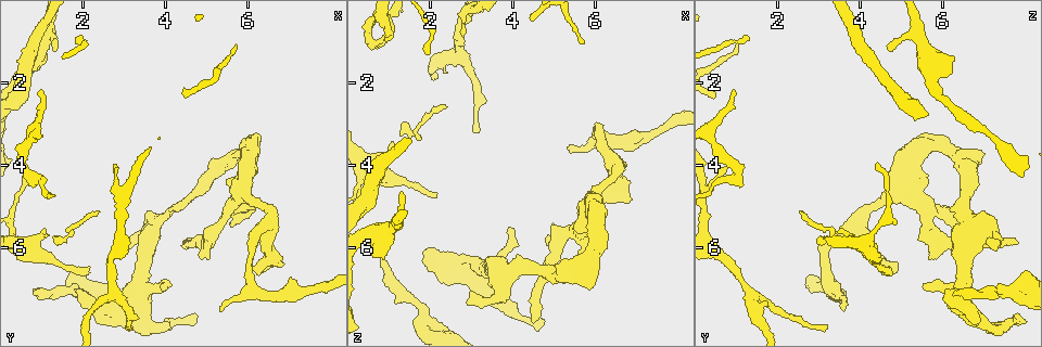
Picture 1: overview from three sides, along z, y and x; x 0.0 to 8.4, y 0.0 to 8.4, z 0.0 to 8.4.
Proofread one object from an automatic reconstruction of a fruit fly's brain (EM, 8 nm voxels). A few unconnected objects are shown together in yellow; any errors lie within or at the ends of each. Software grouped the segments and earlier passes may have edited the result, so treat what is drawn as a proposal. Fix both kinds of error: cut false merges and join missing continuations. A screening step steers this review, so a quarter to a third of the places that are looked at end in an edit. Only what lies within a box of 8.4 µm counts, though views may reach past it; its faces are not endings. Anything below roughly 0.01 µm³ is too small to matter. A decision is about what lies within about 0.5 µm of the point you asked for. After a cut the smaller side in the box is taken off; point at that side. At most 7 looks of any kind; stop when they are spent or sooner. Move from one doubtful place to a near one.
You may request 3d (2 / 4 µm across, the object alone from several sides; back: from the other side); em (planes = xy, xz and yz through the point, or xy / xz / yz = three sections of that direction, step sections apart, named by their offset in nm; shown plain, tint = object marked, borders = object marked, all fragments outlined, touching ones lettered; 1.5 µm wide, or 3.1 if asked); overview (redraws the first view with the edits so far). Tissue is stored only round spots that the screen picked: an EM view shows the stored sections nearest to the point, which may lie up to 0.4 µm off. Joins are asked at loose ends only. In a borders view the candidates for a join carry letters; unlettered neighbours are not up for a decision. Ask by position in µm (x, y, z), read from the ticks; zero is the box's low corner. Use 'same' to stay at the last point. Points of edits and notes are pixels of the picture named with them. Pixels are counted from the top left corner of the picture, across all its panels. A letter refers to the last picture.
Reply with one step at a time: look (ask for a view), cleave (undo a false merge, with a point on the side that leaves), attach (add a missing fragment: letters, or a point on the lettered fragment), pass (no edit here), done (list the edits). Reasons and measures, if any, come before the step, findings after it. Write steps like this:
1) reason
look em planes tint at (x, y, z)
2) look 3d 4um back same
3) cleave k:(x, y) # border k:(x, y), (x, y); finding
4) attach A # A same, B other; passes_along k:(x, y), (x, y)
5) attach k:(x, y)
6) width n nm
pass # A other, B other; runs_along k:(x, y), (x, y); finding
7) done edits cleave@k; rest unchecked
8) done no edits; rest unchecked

free end
look 3d 2um at (5.60, 5.40, 6.40)

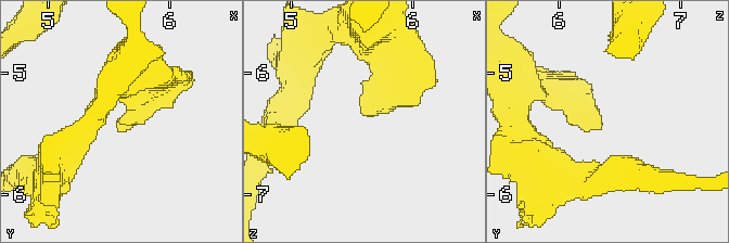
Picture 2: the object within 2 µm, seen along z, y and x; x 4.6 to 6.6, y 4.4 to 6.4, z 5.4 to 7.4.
shape alone is not enough
look em planes tint at (5.60, 5.46, 6.36)

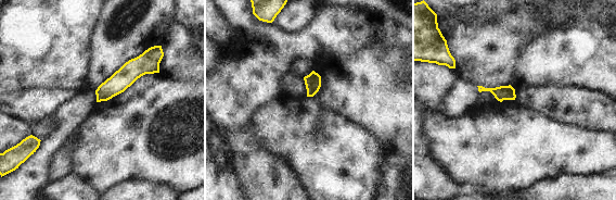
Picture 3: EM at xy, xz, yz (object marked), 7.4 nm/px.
look em planes borders same

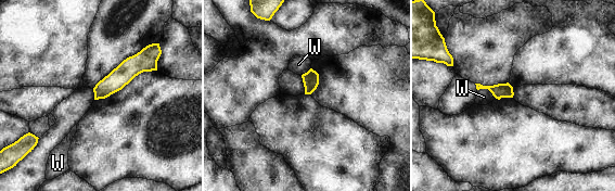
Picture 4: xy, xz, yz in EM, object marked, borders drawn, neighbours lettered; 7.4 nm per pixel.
width 110 nm
pass # W other; runs_along 4:(153, 64), (131, 66), (97, 96); none of them fits

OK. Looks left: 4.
an open end
look em xz step 8 borders at (3.95, 6.90, 5.60)

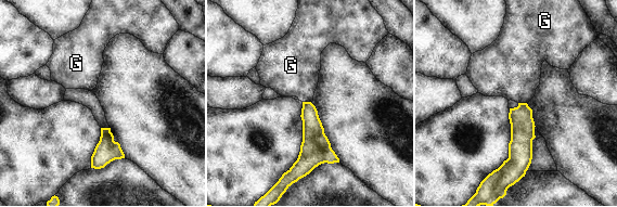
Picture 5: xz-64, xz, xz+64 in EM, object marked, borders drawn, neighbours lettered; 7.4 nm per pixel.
pass # G other; runs_along 5:(524, 105), (521, 154), (510, 178); no lettered fragment goes on from it

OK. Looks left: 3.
free end
look 3d 2um at (2.85, 4.05, 0.95)

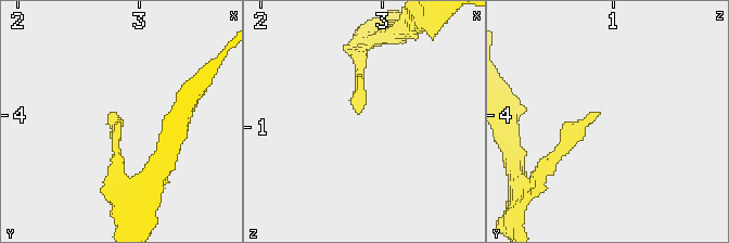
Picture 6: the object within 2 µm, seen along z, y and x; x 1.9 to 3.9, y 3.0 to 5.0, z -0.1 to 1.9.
now the EM
look em xz step 4 borders at (2.82, 4.00, 0.90)

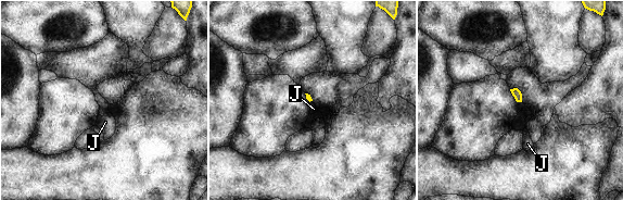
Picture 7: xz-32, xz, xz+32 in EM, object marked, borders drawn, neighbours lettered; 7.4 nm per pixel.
cut it another way
look em planes borders same

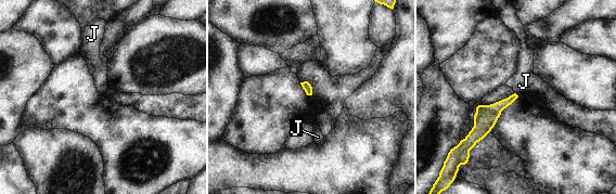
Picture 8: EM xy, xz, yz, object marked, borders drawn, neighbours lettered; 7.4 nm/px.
width 70 nm
attach J # J same; it goes on there

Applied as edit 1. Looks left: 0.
done edits attach@8; rest unchecked

